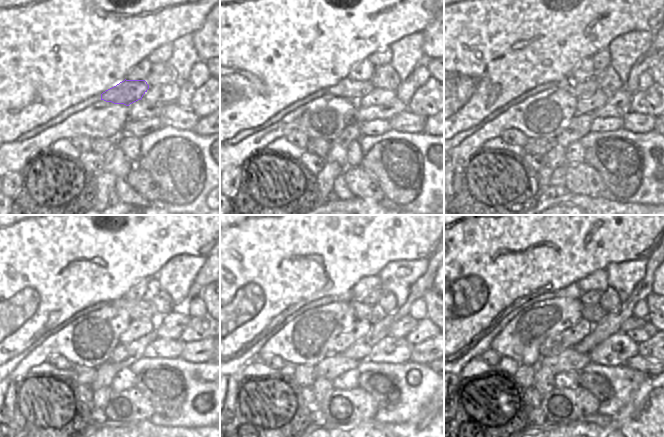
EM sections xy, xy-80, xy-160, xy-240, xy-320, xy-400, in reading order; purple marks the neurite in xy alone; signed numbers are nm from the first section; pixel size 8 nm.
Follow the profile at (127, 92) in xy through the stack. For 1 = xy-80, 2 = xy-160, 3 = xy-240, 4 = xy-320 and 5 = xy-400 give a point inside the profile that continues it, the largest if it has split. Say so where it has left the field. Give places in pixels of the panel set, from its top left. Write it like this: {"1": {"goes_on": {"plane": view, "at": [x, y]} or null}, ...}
{"1": {"goes_on": {"plane": "xy-80", "at": [348, 88]}}, "2": {"goes_on": {"plane": "xy-160", "at": [578, 88]}}, "3": {"goes_on": {"plane": "xy-240", "at": [137, 309]}}, "4": {"goes_on": {"plane": "xy-320", "at": [362, 311]}}, "5": {"goes_on": {"plane": "xy-400", "at": [594, 314]}}}

